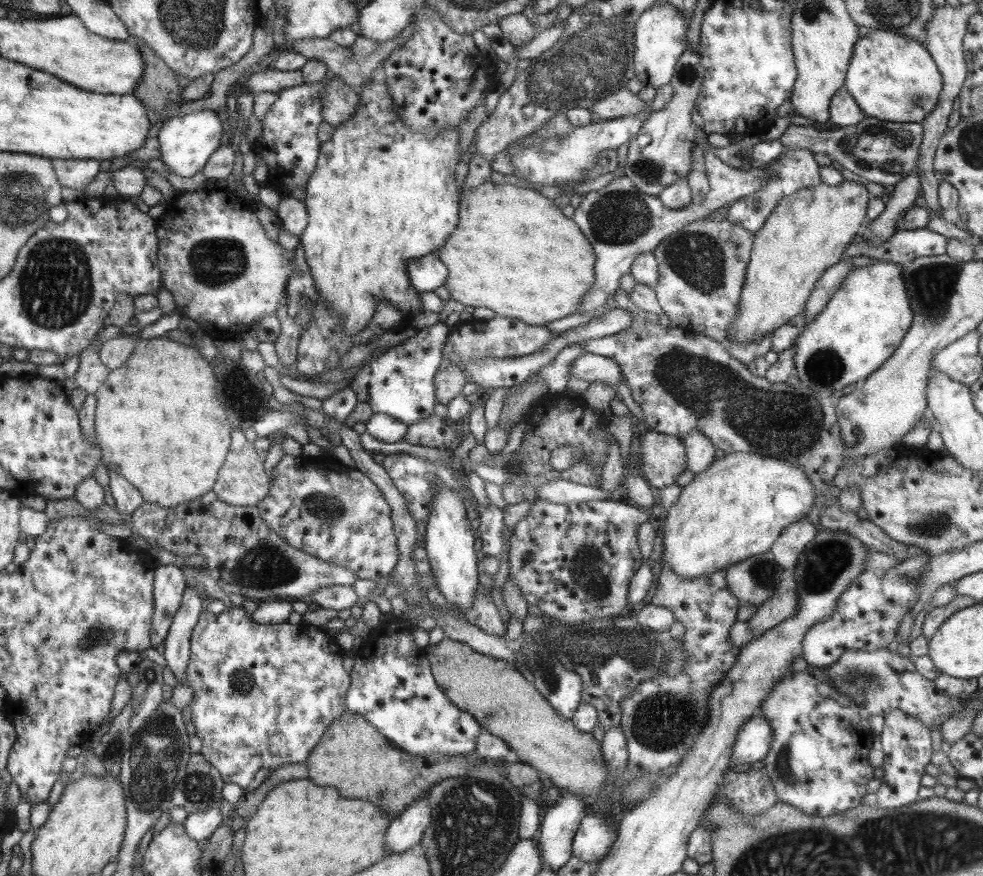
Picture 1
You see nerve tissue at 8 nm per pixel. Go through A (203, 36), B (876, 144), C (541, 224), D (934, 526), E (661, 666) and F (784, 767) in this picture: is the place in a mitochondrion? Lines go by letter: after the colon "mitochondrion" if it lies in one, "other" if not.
A: mitochondrion
B: mitochondrion
C: other
D: mitochondrion
E: mitochondrion
F: mitochondrion

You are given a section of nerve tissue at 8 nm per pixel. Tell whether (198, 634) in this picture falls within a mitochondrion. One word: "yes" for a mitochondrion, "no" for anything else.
no

